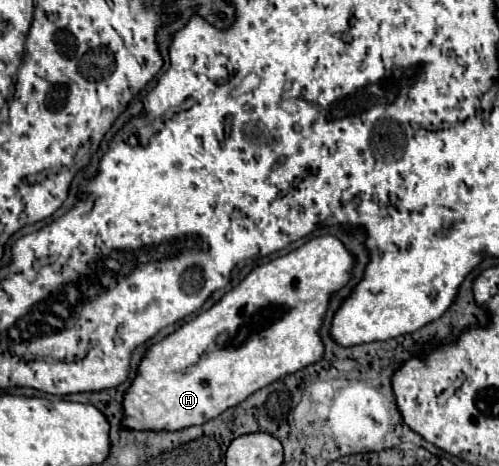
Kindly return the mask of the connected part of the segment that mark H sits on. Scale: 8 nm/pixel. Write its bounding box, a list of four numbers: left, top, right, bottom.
[123,235,355,431]

